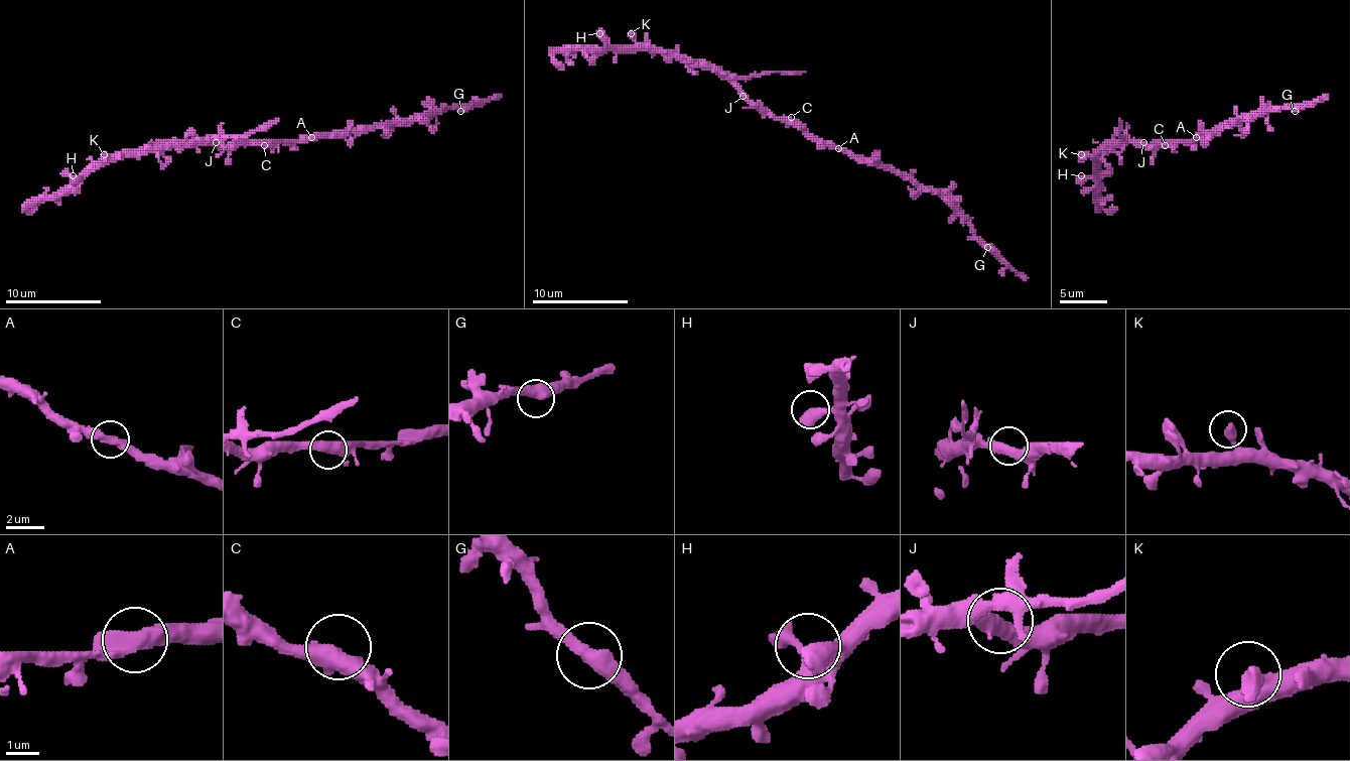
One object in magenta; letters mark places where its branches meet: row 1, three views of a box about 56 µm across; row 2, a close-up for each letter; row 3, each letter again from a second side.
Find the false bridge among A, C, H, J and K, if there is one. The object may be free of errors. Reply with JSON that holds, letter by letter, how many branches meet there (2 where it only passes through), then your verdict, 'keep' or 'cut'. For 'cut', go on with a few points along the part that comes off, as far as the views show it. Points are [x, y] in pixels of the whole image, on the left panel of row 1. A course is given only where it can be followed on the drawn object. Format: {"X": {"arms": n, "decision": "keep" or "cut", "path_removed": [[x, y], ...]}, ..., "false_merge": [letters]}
{"A": {"arms": 2, "decision": "keep"}, "C": {"arms": 2, "decision": "keep"}, "H": {"arms": 1, "decision": "keep"}, "J": {"arms": 2, "decision": "keep"}, "K": {"arms": 1, "decision": "keep"}, "false_merge": []}

